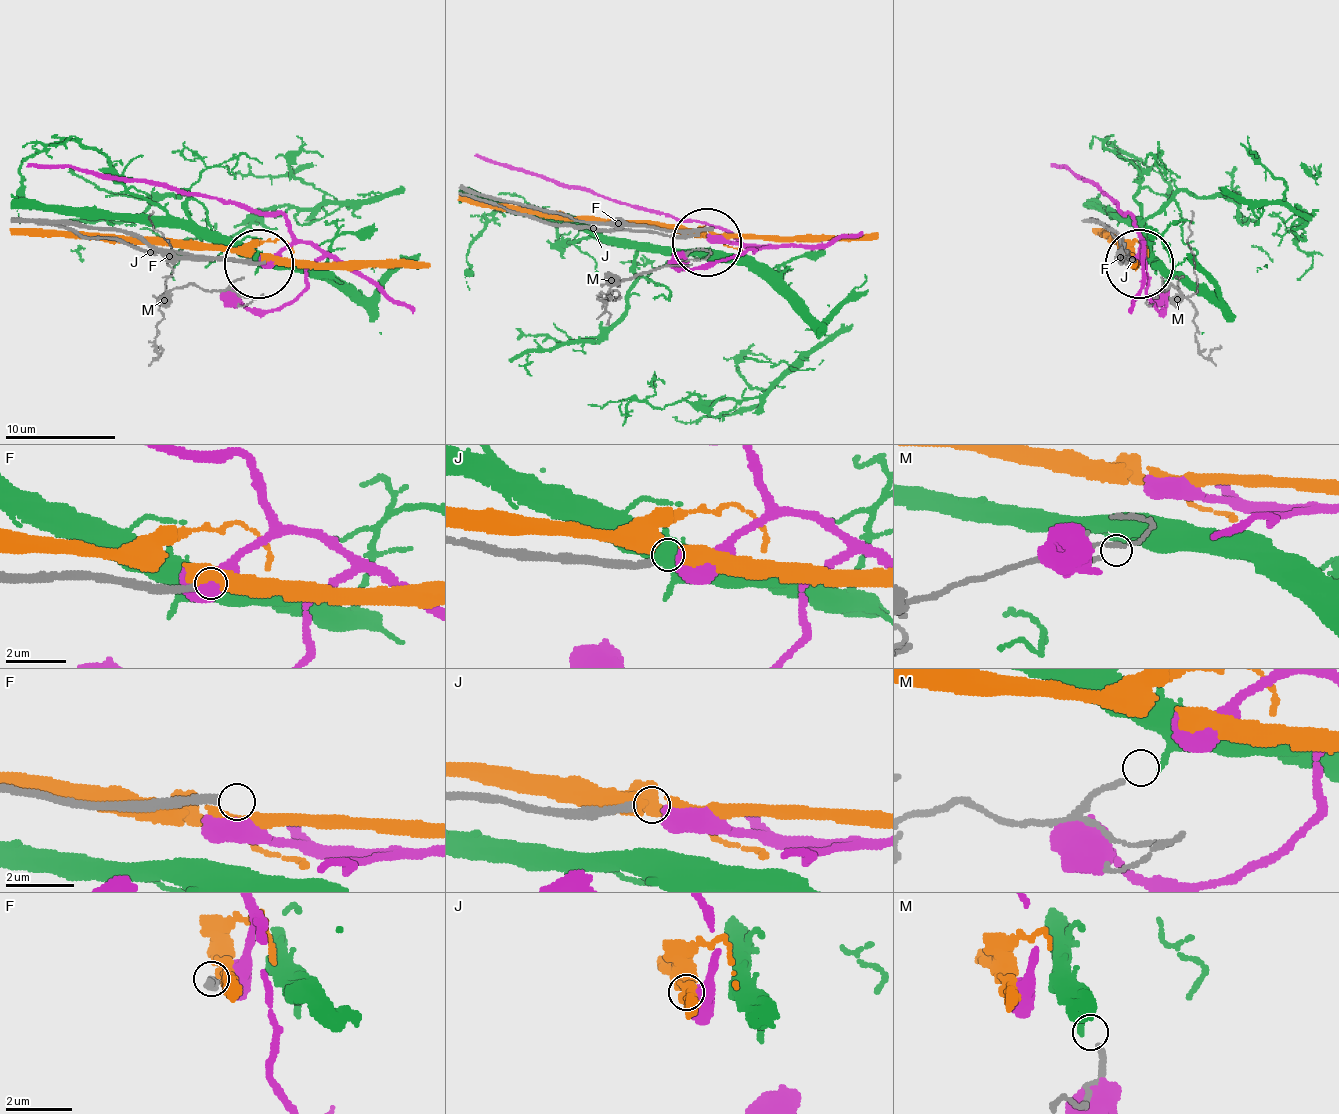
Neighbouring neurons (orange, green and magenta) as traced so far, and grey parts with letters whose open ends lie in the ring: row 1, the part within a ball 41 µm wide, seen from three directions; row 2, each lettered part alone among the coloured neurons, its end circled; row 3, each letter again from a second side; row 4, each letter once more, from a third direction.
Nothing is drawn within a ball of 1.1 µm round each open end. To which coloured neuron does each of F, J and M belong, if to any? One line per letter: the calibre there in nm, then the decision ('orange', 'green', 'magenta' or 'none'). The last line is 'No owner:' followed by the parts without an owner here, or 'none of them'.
F: calibre 240 nm; none
J: calibre 240 nm; magenta
M: calibre 160 nm; green
No owner: F

